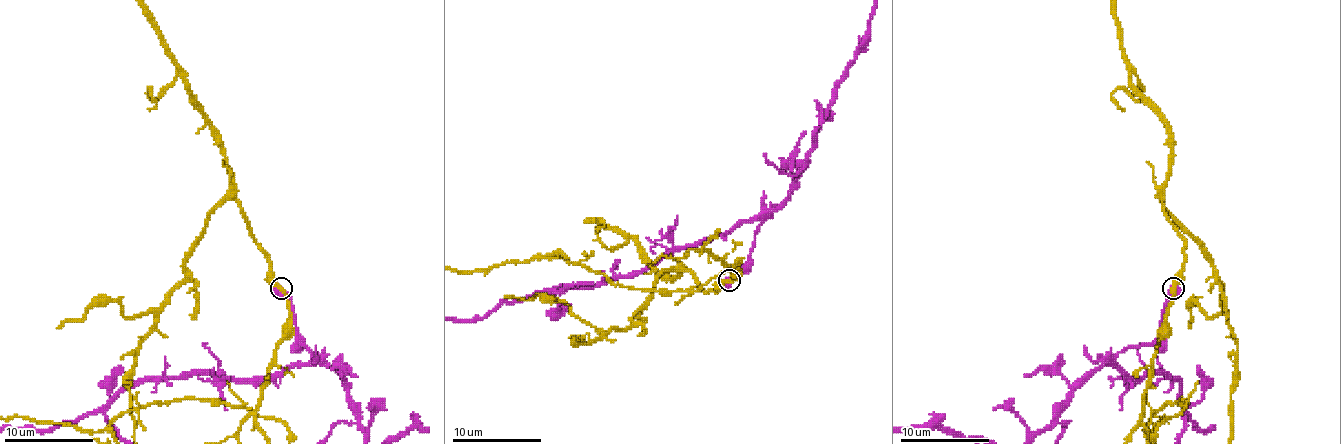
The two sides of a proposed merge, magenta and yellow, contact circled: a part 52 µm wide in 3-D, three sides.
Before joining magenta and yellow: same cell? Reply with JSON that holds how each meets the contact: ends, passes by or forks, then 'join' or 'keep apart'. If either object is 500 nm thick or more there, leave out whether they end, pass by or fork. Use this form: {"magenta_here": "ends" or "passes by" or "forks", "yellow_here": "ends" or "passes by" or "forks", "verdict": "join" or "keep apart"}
{"verdict": "join"}

